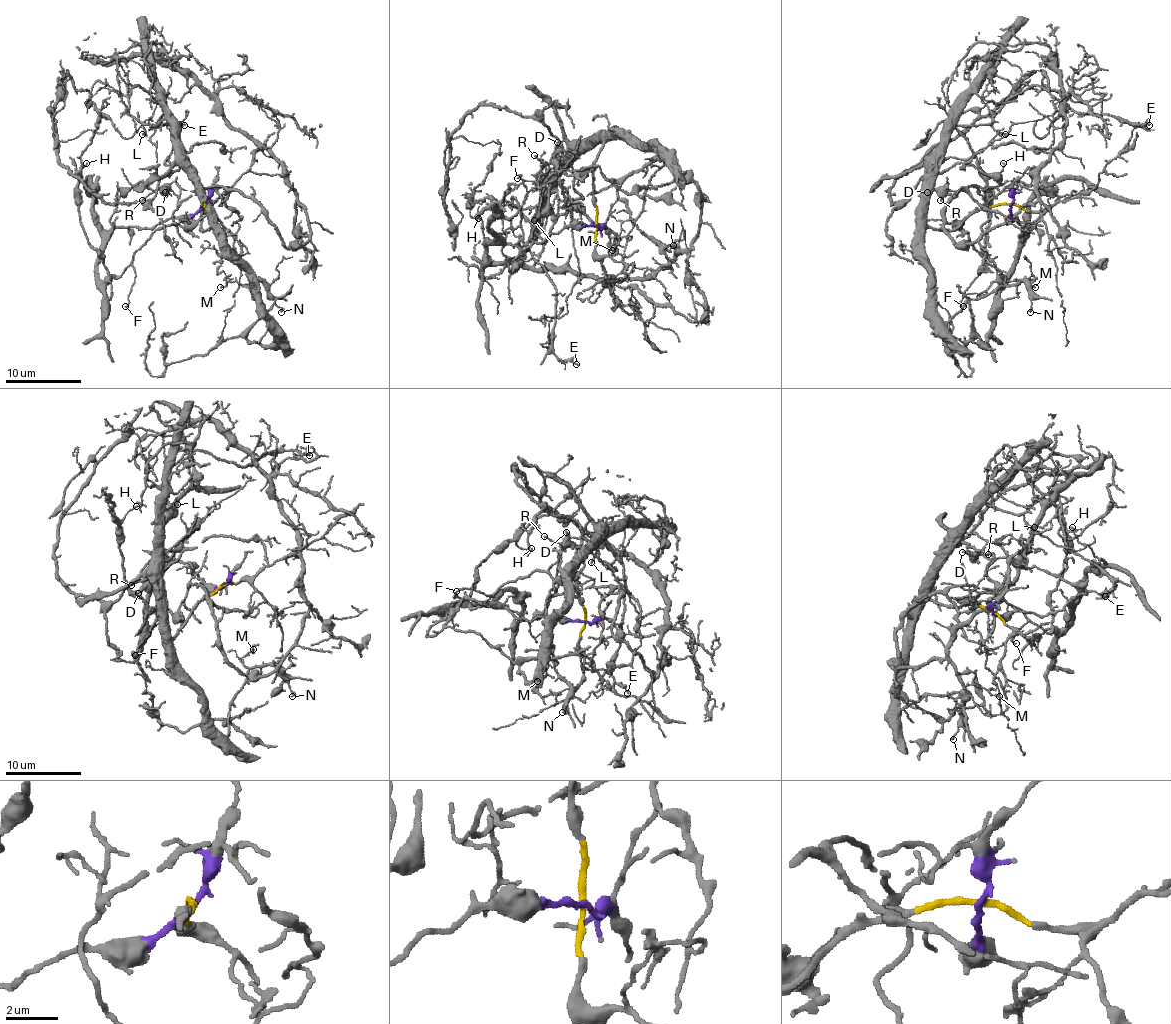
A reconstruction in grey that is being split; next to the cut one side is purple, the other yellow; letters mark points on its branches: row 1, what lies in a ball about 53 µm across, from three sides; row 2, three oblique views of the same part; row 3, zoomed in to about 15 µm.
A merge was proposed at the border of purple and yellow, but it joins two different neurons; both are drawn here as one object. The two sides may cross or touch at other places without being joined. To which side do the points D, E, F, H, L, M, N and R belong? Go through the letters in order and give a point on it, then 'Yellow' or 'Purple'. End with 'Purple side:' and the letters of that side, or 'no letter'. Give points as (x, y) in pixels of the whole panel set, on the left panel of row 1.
D: Place: (165, 192). Purple
E: Place: (184, 125). Yellow
F: Place: (125, 306). Purple
H: Place: (86, 163). Purple
L: Place: (142, 134). Yellow
M: Place: (220, 287). Yellow
N: Place: (281, 312). Yellow
R: Place: (142, 200). Purple
Purple side: D, F, H, R

